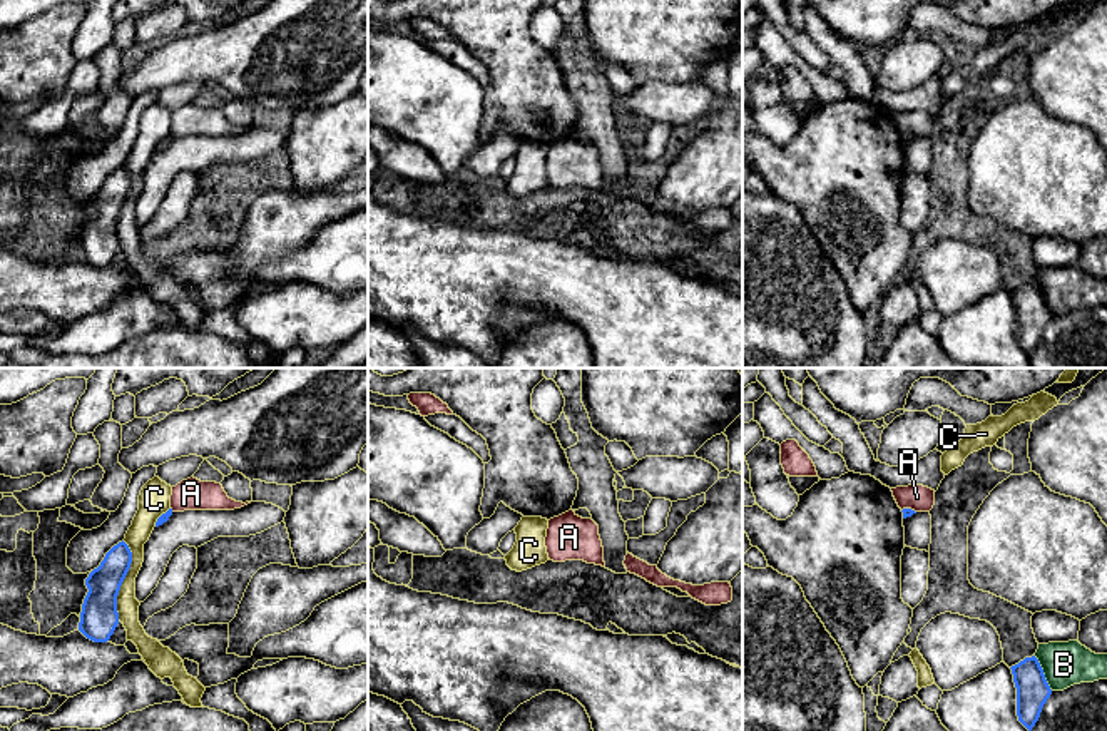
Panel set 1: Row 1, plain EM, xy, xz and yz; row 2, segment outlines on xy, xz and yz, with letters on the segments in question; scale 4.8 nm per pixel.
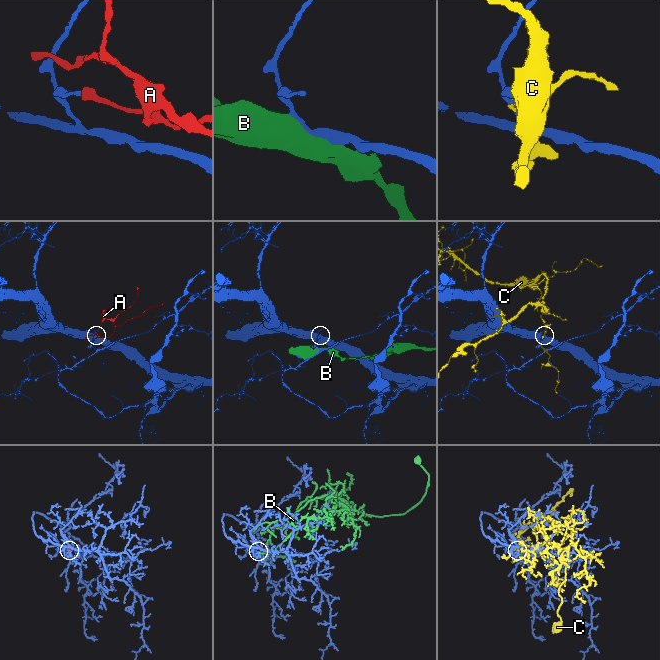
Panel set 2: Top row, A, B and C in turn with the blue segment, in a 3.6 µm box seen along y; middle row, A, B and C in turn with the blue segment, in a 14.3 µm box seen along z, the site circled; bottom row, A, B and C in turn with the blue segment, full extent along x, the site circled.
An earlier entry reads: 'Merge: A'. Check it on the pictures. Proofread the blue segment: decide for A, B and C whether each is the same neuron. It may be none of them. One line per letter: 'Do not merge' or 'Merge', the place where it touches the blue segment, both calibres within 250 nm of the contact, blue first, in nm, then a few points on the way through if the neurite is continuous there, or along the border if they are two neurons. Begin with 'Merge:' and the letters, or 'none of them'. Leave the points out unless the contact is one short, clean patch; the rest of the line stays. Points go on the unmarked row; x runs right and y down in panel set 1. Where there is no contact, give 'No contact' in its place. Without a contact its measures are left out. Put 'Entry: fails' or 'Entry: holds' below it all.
Merge: none of them
A: Do not merge. Touches blue at yz (908, 134). Thickness 50 nm (blue) against 130 nm. Boundary: yz (902, 134), (915, 138)
B: Do not merge. Touches blue at yz (1042, 298). Thickness 160 nm (blue) against 220 nm
C: Do not merge. Touches blue at xy (122, 206). Thickness 190 nm (blue) against 110 nm
Entry: fails

